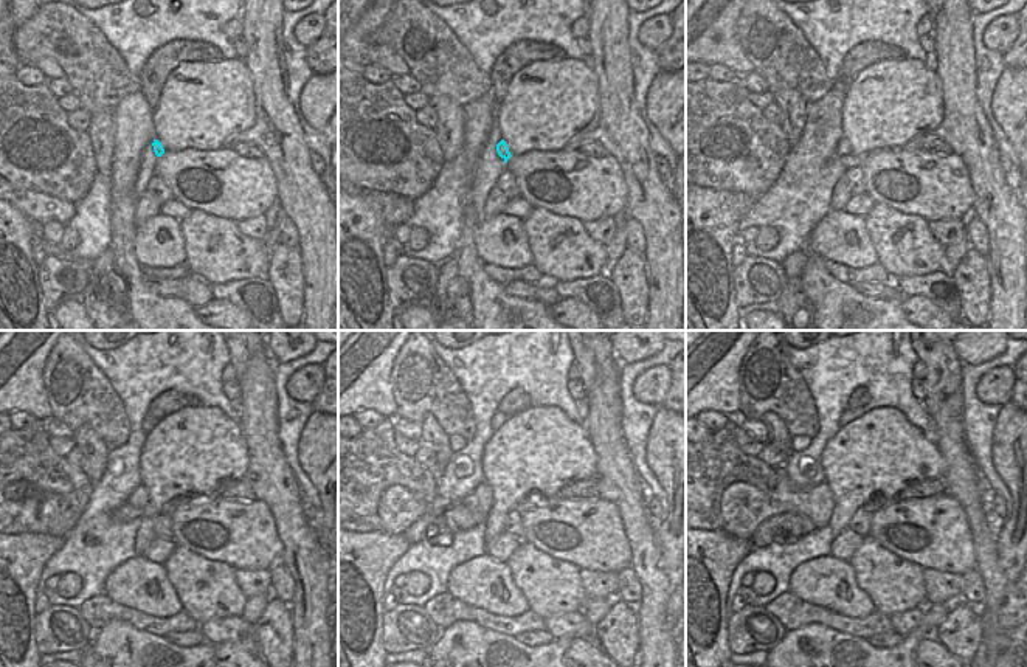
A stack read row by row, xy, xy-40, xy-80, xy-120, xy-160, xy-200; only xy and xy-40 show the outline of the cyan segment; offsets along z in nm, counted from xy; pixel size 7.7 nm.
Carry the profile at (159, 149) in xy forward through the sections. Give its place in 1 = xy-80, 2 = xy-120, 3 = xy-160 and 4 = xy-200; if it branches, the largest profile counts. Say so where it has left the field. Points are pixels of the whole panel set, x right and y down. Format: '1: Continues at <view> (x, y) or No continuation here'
1: Continues at xy-80 (843, 151)
2: Continues at xy-120 (138, 500)
3: Continues at xy-160 (472, 511)
4: Continues at xy-200 (743, 508)

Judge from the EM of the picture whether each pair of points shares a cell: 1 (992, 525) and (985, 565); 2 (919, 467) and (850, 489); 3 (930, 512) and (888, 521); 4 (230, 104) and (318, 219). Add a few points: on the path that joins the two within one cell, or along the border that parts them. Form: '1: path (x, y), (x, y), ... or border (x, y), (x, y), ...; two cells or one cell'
1: path (985, 534), (985, 556); one cell
2: path (902, 467), (872, 467), (867, 472); one cell
3: path (919, 520), (899, 521); one cell
4: border (255, 92), (255, 123), (233, 132), (221, 146); two cells

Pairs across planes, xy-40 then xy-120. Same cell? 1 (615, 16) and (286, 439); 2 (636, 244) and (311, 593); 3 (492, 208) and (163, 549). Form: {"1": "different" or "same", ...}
{"1": "different", "2": "different", "3": "different"}

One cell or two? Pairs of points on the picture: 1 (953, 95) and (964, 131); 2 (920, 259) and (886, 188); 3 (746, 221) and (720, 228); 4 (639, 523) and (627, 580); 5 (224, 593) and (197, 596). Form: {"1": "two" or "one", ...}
{"1": "one", "2": "two", "3": "two", "4": "two", "5": "one"}

